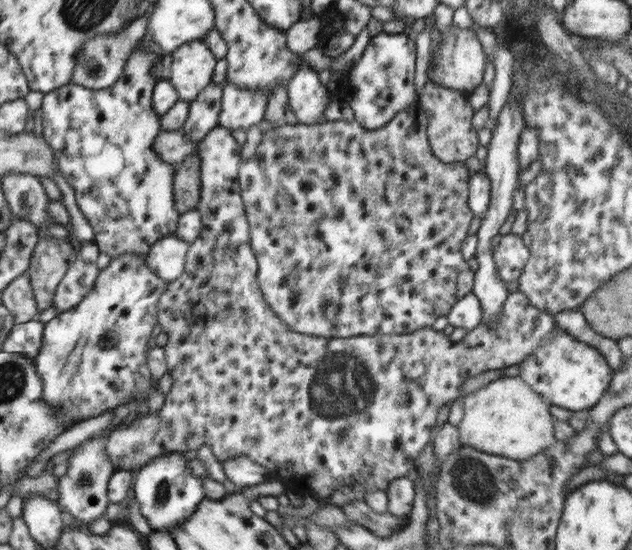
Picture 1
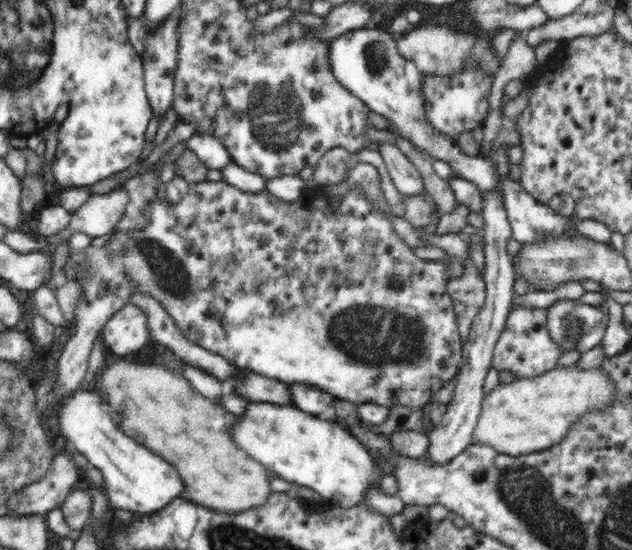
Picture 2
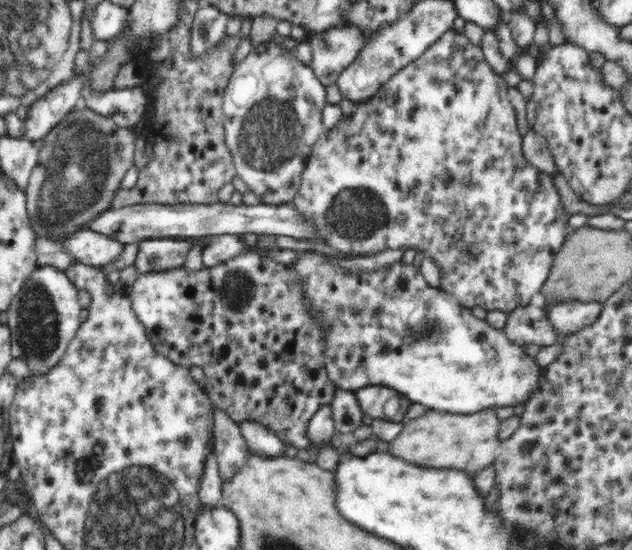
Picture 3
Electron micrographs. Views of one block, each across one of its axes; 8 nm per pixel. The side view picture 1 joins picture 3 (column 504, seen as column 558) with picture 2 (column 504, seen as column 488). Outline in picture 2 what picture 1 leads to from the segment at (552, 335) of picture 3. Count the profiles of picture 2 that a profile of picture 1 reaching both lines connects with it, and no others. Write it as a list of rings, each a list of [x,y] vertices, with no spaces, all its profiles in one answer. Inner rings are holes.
[[[515,306],[508,315],[504,330],[496,343],[491,366],[496,370],[509,370],[516,379],[534,378],[556,368],[562,352],[551,339],[547,329],[547,309]]]

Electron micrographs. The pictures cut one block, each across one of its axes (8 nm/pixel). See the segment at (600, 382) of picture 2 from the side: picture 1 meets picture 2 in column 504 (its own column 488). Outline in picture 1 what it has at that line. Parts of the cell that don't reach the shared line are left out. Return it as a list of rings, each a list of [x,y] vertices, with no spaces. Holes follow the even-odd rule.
[[[522,378],[494,380],[468,393],[462,399],[464,415],[457,429],[464,447],[472,447],[486,454],[513,458],[516,461],[531,460],[538,453],[555,444],[555,426],[552,414],[542,402],[540,393]]]

